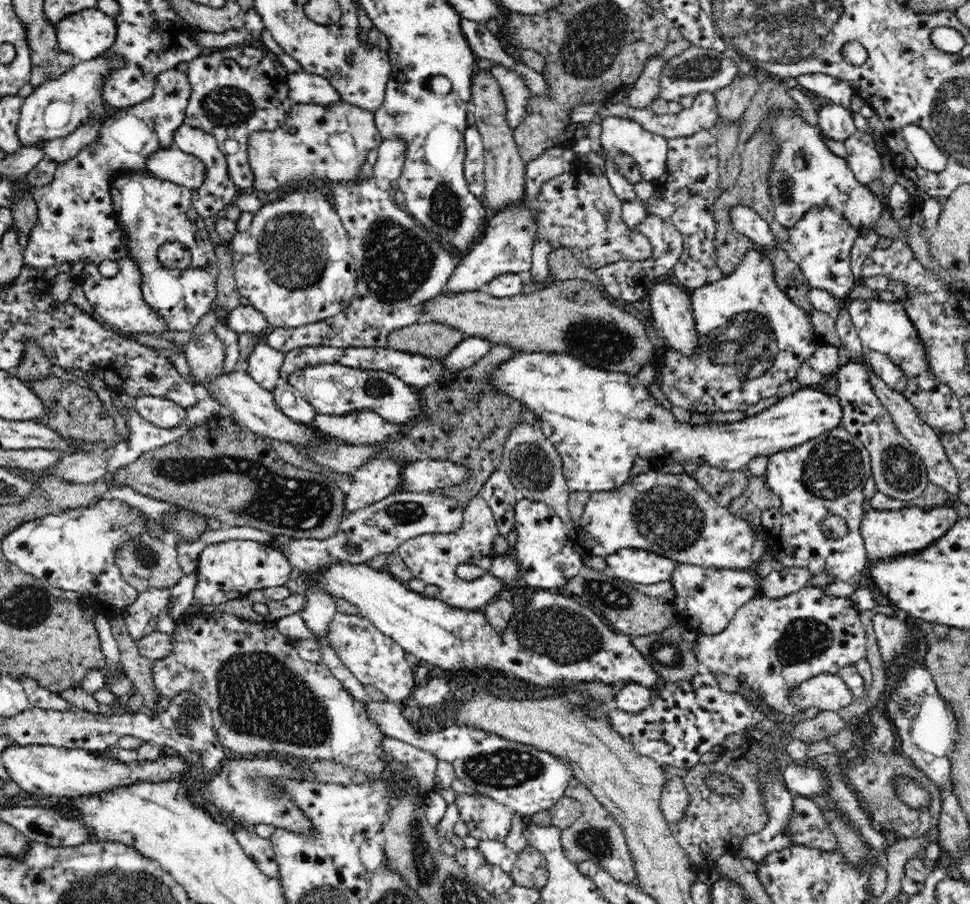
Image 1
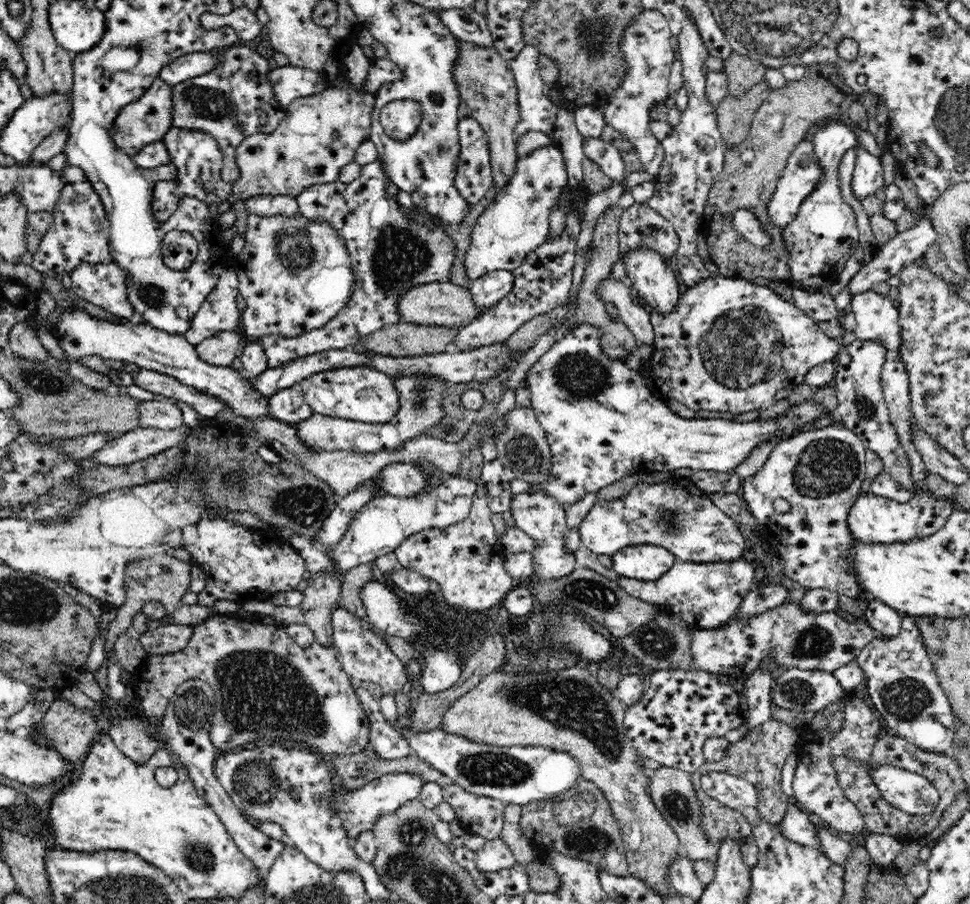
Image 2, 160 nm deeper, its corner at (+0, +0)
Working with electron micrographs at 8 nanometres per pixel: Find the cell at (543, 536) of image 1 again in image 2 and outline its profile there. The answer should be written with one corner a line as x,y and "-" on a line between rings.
580,324
572,330
567,330
564,337
558,337
550,350
546,352
527,372
524,381
529,388
531,407
544,429
552,458
552,474
546,482
531,485
531,491
513,494
511,514
515,526
523,530
530,538
537,541
532,555
533,578
546,582
557,581
572,574
577,567
575,554
565,548
564,534
566,519
564,504
574,504
582,500
586,494
602,490
604,486
616,482
631,473
666,472
678,468
697,470
714,470
729,472
742,462
758,444
772,437
786,440
796,434
812,421
820,417
828,417
828,409
818,402
804,402
796,408
788,408
788,412
774,420
754,420
738,422
718,419
687,419
680,418
670,410
666,401
658,398
650,383
640,374
629,368
625,362
612,361
603,355
598,344
599,330
590,325

